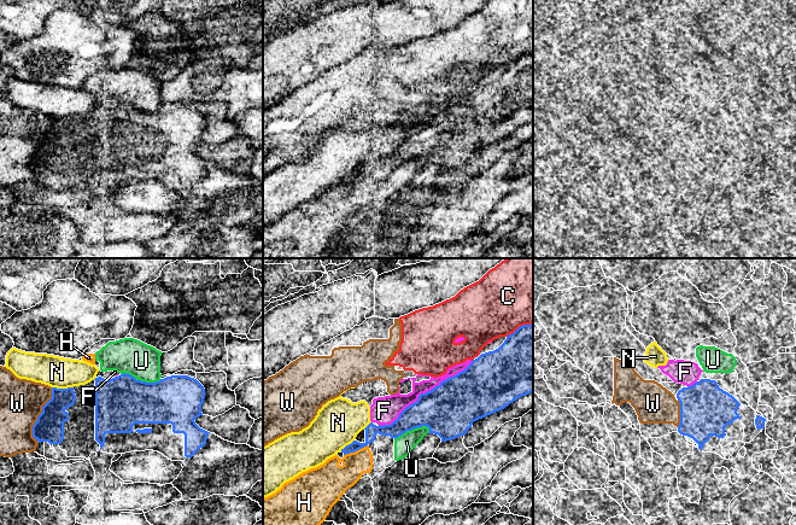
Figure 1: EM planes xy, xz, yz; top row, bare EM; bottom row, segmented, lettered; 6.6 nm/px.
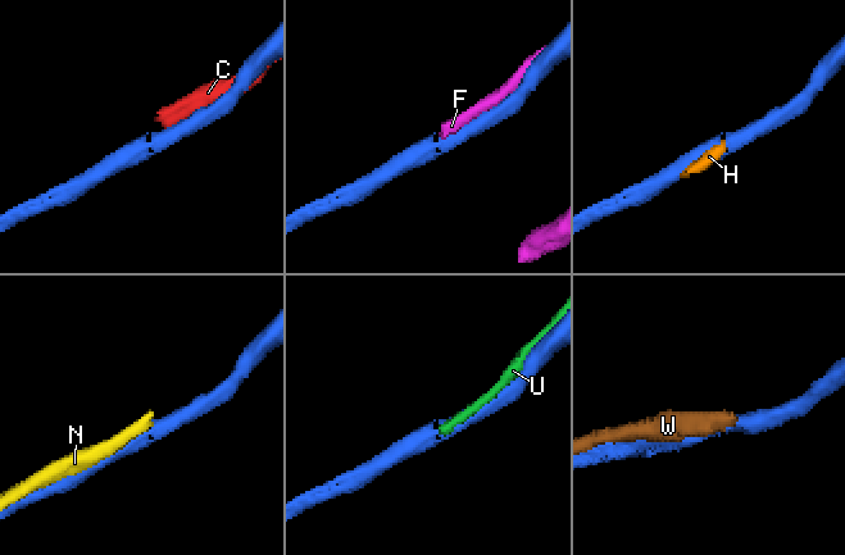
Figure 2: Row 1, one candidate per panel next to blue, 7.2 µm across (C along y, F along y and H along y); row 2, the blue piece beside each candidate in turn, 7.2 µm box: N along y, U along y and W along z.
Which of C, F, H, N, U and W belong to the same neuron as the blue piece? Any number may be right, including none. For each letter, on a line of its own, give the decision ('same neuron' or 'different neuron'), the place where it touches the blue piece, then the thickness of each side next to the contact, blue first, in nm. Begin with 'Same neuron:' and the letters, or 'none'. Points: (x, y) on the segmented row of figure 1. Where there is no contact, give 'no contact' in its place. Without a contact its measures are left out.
Same neuron: none
C: different neuron; contact xz (520, 326); calibres 440 and 460 nm
F: different neuron; contact xz (423, 394); calibres 360 and 160 nm
H: different neuron; contact xz (355, 450); calibres 80 and 240 nm
N: different neuron; contact xy (63, 389); calibres 180 and 200 nm
U: different neuron; contact xy (140, 380); calibres 340 and 240 nm
W: different neuron; contact xy (39, 415); calibres 190 and 280 nm

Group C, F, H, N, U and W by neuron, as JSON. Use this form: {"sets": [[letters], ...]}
{"sets": [["C", "W"], ["F", "N"], ["H", "U"]]}

